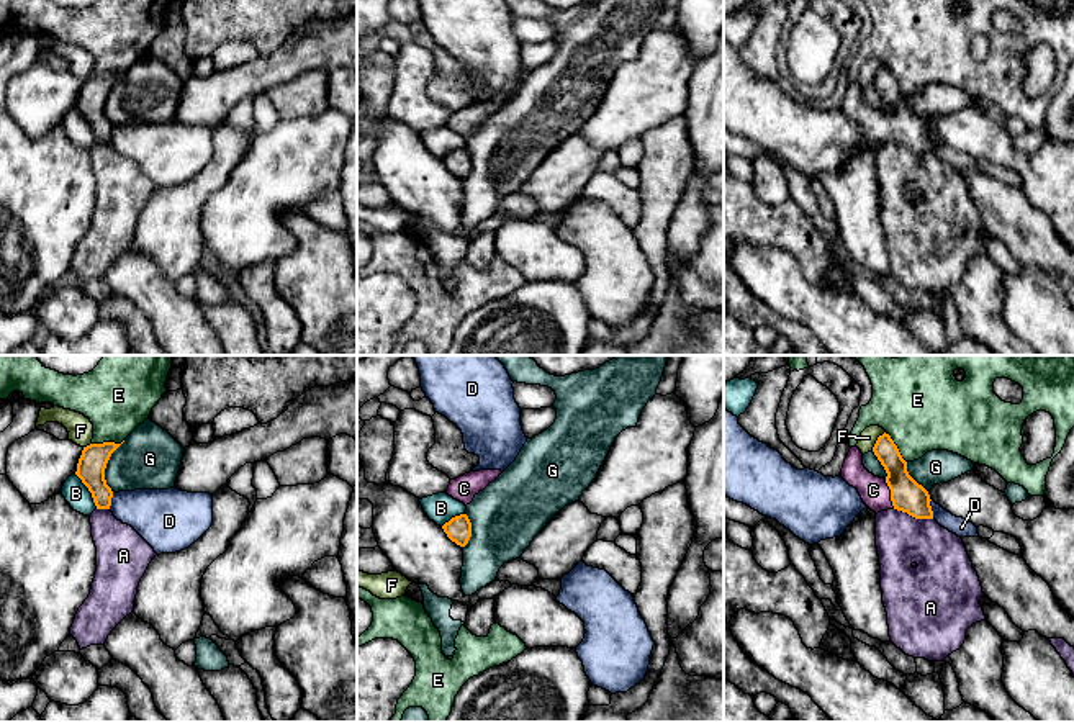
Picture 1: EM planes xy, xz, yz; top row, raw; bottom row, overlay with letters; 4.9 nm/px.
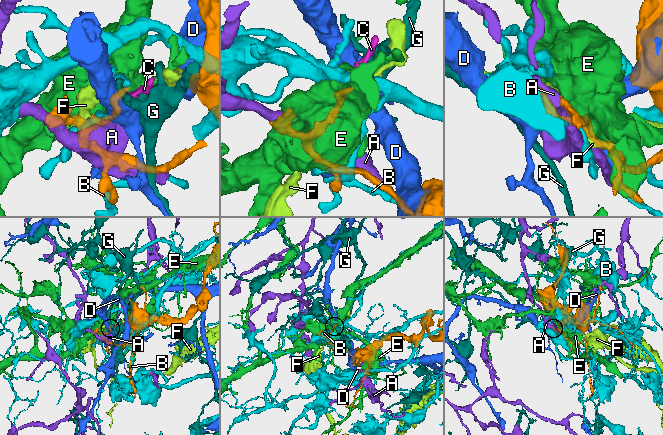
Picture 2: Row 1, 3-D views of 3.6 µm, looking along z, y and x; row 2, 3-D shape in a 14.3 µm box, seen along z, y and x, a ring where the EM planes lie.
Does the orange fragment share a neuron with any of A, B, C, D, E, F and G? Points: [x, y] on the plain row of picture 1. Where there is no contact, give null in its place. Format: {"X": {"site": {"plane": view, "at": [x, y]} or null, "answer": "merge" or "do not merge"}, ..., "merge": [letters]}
{"A": {"site": {"plane": "yz", "at": [914, 149]}, "answer": "do not merge"}, "B": {"site": {"plane": "xy", "at": [89, 123]}, "answer": "do not merge"}, "C": {"site": {"plane": "yz", "at": [891, 128]}, "answer": "merge"}, "D": {"site": {"plane": "yz", "at": [930, 143]}, "answer": "do not merge"}, "E": {"site": {"plane": "xy", "at": [107, 76]}, "answer": "do not merge"}, "F": {"site": {"plane": "yz", "at": [876, 74]}, "answer": "do not merge"}, "G": {"site": {"plane": "xy", "at": [105, 100]}, "answer": "do not merge"}, "merge": ["C"]}

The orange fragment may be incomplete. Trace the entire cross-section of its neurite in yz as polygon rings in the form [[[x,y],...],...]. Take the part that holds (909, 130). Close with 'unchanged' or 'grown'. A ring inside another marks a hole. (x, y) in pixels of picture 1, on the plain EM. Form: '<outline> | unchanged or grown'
[[[879,69],[873,85],[884,100],[886,111],[874,110],[864,102],[858,80],[850,82],[840,108],[858,123],[863,136],[876,147],[897,142],[915,152],[933,152],[928,124],[909,108],[907,95],[891,69]]] | grown

